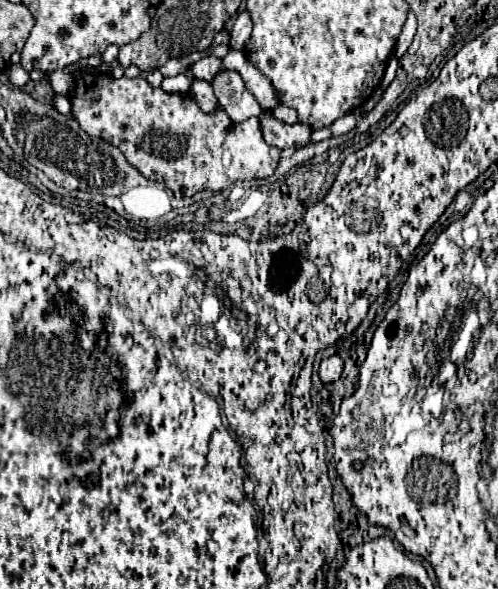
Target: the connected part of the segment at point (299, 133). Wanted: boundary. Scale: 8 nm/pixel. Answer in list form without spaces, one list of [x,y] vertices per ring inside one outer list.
[[[264,111],[260,115],[260,129],[262,129],[266,143],[274,145],[278,149],[284,149],[284,147],[290,147],[296,143],[310,143],[308,125],[302,125],[302,123],[288,125],[288,123],[276,121],[270,111]]]

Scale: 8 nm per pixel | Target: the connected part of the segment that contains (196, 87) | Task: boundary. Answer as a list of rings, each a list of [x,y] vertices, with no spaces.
[[[192,81],[192,89],[190,89],[194,101],[200,105],[202,111],[214,111],[218,109],[218,103],[214,99],[212,87],[208,81]]]

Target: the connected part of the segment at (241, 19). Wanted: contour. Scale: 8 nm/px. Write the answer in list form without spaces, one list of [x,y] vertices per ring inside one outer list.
[[[244,11],[236,17],[234,21],[234,27],[230,31],[230,47],[234,51],[242,51],[244,45],[248,43],[248,37],[252,33],[252,21],[250,21],[250,15]]]

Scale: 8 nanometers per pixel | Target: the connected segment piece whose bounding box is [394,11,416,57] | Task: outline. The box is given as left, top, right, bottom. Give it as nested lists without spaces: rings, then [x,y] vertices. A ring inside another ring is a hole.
[[[410,11],[410,13],[408,13],[408,19],[406,19],[398,41],[394,47],[394,55],[396,55],[396,57],[402,57],[402,55],[406,53],[406,49],[410,47],[413,41],[414,33],[416,33],[416,17],[414,17],[414,13]]]

